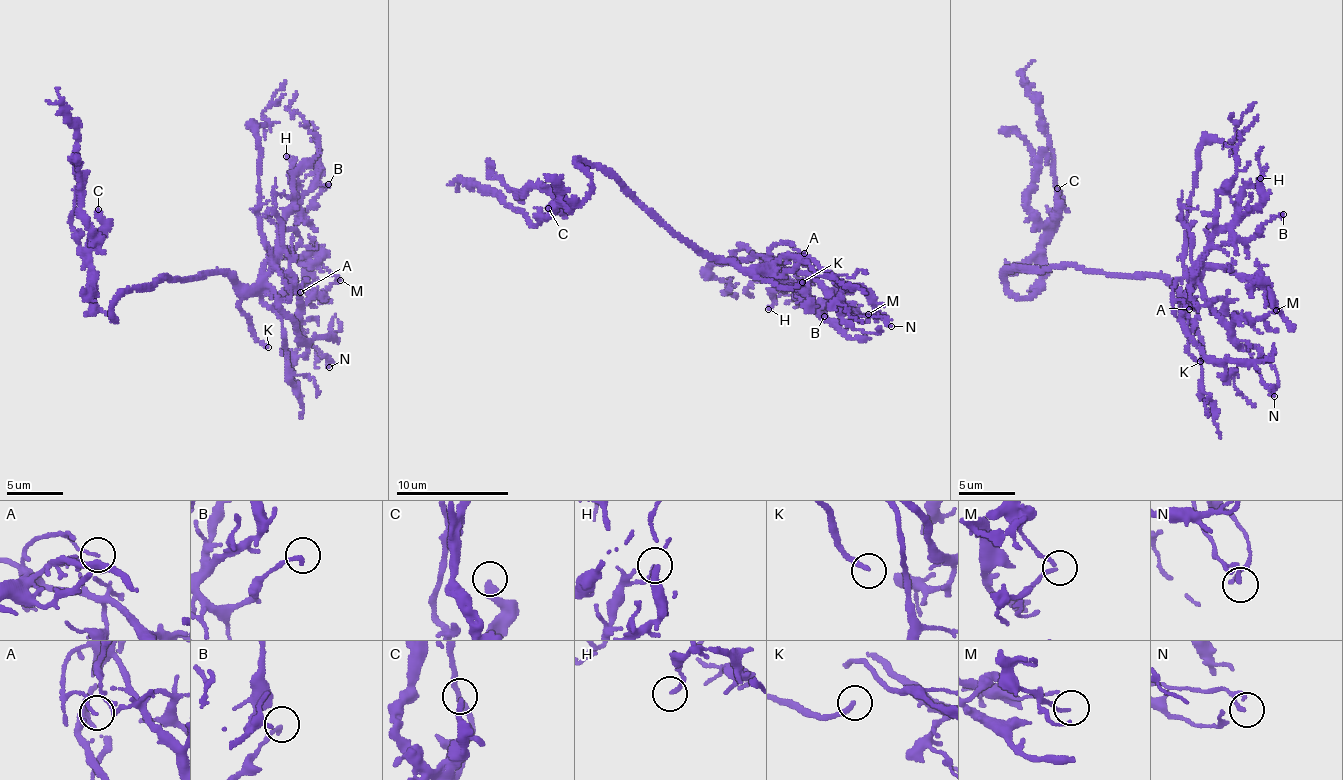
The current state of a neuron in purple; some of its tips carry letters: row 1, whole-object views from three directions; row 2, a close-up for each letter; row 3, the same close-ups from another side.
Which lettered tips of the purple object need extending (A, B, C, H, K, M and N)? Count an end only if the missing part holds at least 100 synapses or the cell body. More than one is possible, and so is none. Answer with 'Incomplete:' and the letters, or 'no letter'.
Incomplete: K

